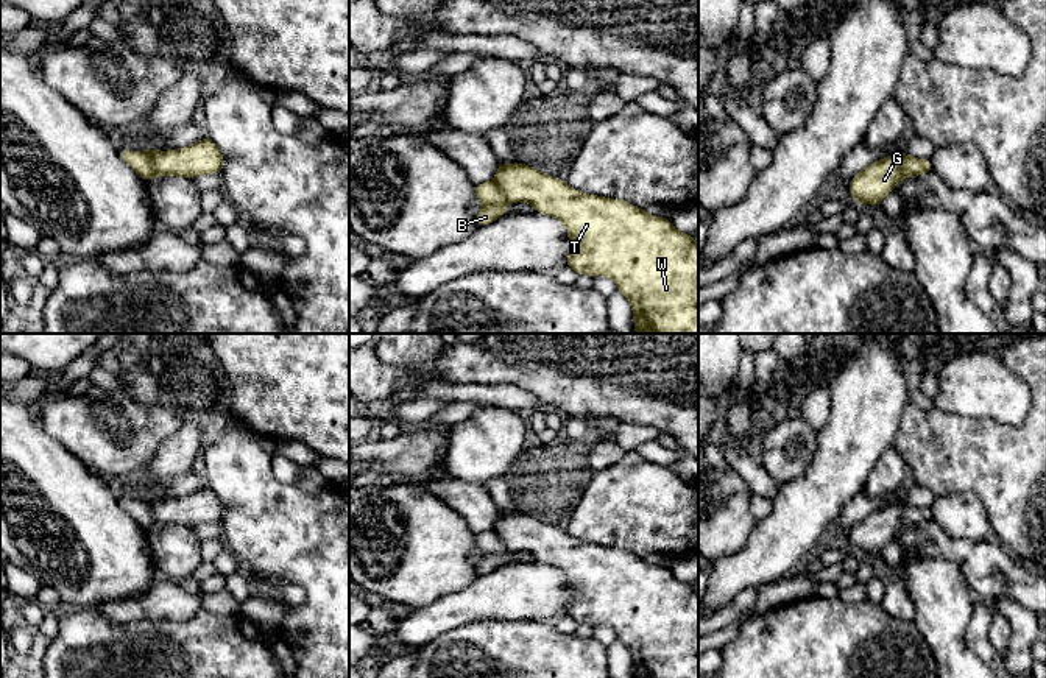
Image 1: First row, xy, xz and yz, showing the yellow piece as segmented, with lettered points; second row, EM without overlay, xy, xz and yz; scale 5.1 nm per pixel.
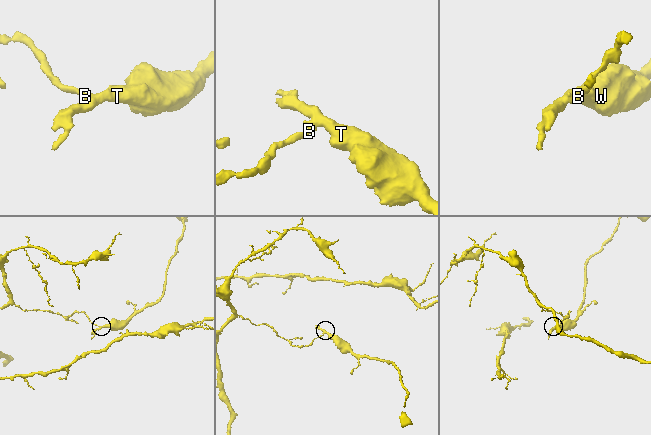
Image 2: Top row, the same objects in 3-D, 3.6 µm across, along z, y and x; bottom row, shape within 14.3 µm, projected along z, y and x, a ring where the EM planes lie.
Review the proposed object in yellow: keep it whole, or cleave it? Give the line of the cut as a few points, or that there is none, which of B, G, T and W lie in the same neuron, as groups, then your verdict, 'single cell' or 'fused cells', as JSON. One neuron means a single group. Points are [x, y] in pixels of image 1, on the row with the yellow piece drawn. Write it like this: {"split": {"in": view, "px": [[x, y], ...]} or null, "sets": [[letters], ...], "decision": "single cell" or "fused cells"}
{"split": {"in": "xy", "px": [[150, 151], [155, 175]]}, "sets": [["B"], ["G", "T", "W"]], "decision": "fused cells"}

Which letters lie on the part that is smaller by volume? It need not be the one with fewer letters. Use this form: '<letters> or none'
G, T, W

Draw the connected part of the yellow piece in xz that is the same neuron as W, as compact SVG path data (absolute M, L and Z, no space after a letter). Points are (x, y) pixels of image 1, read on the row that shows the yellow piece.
M499 161L496 184L510 203L530 203L535 212L560 220L571 237L566 267L577 274L610 276L633 307L636 334L698 334L698 245L691 234L677 231L670 218L653 217L625 200L575 192L566 181L560 181L536 168Z

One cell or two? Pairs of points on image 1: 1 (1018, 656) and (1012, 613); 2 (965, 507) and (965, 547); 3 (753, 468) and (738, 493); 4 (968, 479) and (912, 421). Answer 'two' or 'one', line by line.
1: one
2: two
3: two
4: one

